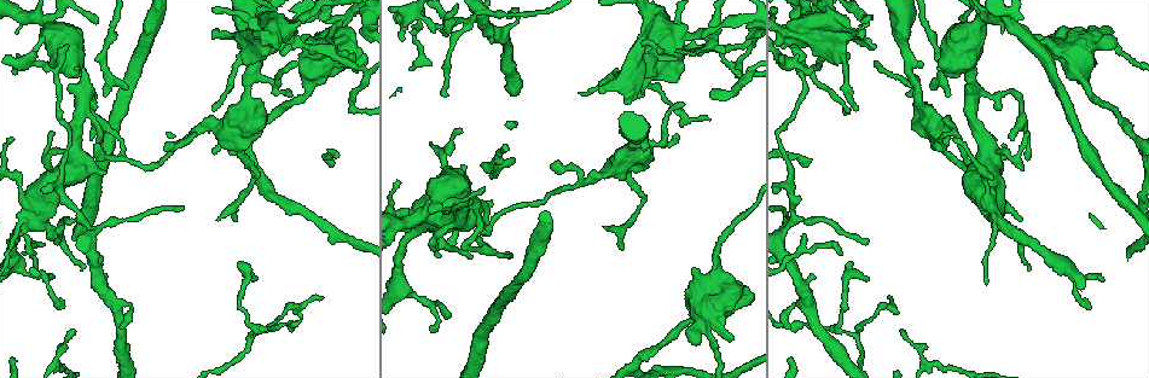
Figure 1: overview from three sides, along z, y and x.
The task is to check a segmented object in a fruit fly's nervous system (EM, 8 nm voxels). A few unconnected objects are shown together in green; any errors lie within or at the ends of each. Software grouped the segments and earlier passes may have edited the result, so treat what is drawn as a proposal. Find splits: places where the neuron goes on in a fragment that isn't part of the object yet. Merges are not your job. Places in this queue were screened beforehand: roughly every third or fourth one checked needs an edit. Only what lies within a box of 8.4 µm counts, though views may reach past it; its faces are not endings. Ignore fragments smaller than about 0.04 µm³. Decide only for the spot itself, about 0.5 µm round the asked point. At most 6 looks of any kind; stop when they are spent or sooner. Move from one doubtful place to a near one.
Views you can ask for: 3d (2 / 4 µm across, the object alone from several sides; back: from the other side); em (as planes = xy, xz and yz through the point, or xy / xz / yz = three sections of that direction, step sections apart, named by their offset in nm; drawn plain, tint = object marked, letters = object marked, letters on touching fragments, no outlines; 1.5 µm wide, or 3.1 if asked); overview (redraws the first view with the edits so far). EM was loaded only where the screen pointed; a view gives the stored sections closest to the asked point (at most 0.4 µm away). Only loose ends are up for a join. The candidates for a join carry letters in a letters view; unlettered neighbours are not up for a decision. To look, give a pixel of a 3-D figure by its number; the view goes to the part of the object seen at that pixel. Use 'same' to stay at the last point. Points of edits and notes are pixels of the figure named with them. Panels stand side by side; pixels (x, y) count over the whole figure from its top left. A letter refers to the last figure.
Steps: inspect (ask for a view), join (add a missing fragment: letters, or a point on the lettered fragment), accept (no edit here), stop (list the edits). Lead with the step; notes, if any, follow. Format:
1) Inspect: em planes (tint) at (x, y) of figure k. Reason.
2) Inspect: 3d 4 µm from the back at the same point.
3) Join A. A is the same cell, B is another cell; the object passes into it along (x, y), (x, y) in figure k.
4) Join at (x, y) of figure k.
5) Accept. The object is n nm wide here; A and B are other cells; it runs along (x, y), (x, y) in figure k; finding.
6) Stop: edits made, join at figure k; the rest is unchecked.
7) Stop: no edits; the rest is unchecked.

Inspect: 3d 4 µm at (731, 336) of figure 1. An open end.

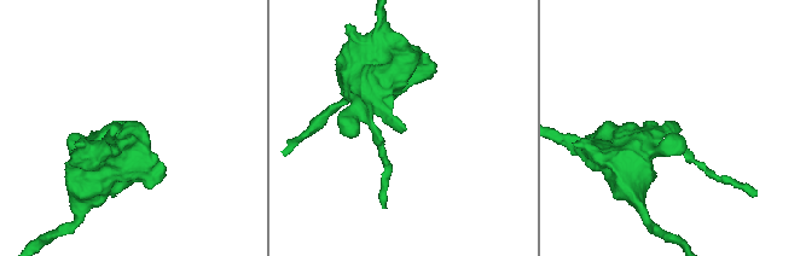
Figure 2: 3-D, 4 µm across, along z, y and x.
Inspect: em planes (letters) at (674, 122) of figure 2. Now the EM.

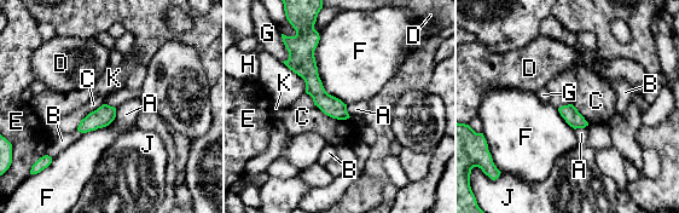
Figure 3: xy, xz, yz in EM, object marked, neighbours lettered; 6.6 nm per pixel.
Accept. A, B, C, D, E, F, G, H, J and K are other cells; a border runs along (306, 92), (325, 114), (346, 120) in figure 3; no lettered fragment goes on from it.

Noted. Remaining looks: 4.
Inspect: em planes (letters) at (640, 91) of figure 1.

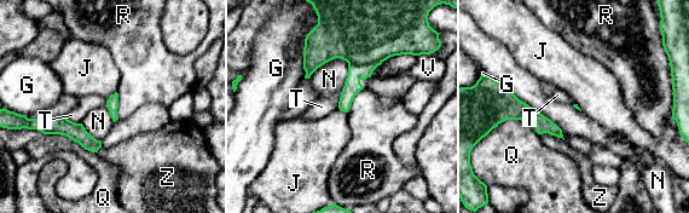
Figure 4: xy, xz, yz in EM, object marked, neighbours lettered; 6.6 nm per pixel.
Accept. G, J, N, Q, R, T, V and Z are other cells; a border runs along (348, 63), (333, 58), (308, 79) in figure 4; no lettered fragment goes on from it.

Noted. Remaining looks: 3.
Inspect: 3d 2 µm at (1104, 280) of figure 1. Thin end.

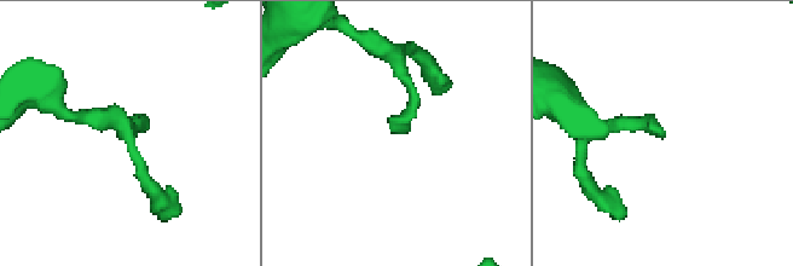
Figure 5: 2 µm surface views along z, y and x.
Inspect: em planes (letters) at (395, 133) of figure 5.

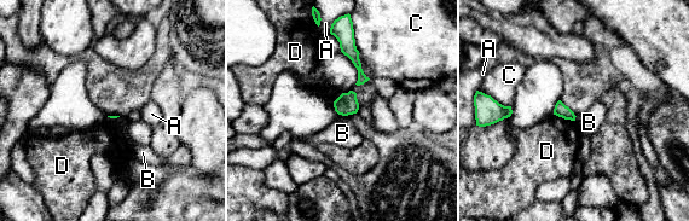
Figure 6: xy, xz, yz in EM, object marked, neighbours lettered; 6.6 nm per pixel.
Accept. A, B, C and D are other cells; a border runs along (577, 116), (574, 120) in figure 6; none of them fits.

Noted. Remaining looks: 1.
Stop: no edits; the rest is unchecked.

